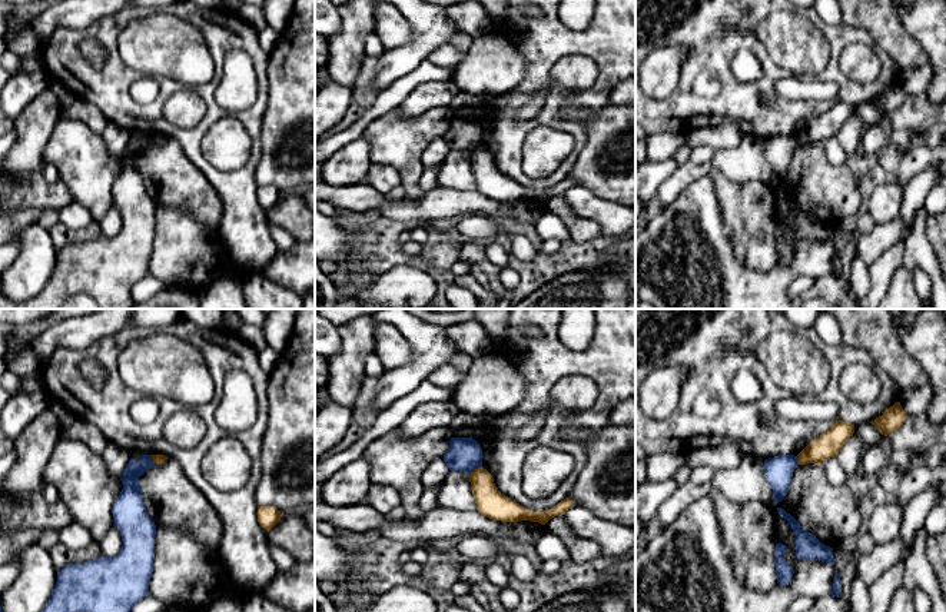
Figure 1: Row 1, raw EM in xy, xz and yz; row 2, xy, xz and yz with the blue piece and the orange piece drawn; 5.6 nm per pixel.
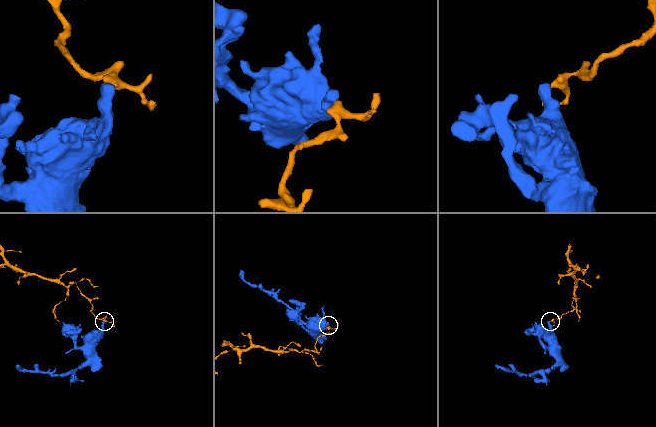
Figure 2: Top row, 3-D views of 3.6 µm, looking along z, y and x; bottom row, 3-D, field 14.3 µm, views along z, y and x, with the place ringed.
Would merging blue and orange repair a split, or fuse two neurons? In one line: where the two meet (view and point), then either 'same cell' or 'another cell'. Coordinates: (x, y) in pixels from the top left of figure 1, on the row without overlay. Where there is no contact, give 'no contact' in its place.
contact xz (474, 149); another cell

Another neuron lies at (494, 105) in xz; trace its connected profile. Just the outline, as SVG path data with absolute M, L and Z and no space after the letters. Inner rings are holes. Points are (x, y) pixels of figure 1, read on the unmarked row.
M507 93L488 99L487 112L489 113L491 122L499 116L501 107L505 104L505 102L507 102Z

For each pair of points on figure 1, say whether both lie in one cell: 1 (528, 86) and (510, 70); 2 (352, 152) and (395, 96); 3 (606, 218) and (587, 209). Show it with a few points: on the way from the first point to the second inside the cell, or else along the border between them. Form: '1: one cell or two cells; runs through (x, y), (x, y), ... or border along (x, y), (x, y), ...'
1: two cells; border along (515, 47), (524, 57), (525, 73), (505, 92)
2: two cells; border along (359, 136), (341, 146), (331, 156)
3: one cell; runs through (601, 213), (597, 209), (591, 209)

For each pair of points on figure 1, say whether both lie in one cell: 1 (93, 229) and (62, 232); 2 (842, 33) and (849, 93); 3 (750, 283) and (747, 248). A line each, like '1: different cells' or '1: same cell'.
1: same cell
2: same cell
3: different cells

